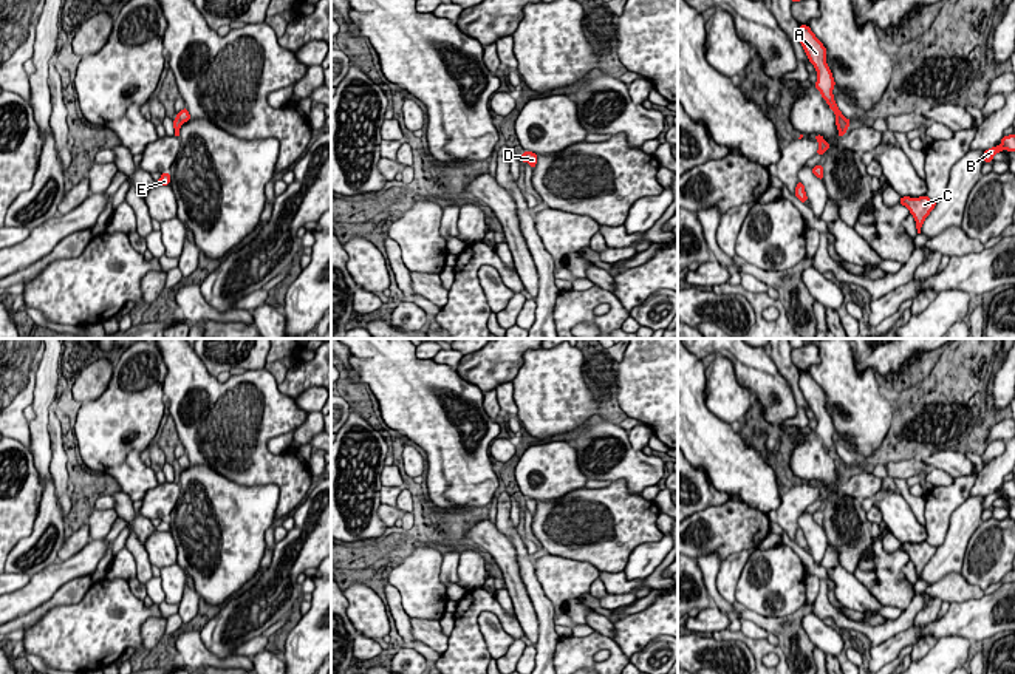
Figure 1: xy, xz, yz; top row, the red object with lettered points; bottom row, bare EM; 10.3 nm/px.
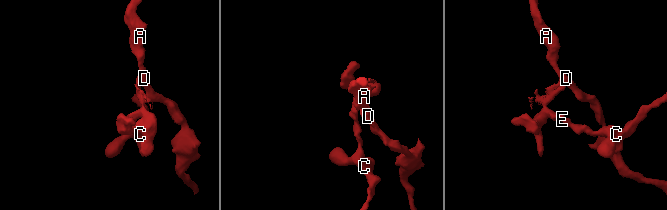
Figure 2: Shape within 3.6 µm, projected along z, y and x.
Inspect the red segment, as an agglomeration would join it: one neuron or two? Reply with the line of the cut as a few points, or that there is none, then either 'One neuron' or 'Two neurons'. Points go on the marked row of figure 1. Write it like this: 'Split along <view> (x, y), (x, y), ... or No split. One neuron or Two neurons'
Split along yz (844, 116), (837, 119). Two neurons

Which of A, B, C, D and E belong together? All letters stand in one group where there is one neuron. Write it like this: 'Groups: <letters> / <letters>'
Groups: A D / B C E

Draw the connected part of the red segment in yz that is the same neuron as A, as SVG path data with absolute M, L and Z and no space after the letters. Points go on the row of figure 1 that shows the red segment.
M800 25L798 39L809 62L817 70L815 88L820 91L822 97L826 100L829 108L834 111L836 117L837 119L843 117L842 111L836 105L834 94L832 94L836 82L826 63L826 48L823 46L820 39L815 37L811 28L806 25Z

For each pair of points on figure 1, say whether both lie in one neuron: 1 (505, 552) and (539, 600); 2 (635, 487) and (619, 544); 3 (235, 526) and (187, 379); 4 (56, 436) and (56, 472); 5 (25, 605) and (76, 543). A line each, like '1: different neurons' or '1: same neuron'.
1: different neurons
2: different neurons
3: different neurons
4: same neuron
5: different neurons

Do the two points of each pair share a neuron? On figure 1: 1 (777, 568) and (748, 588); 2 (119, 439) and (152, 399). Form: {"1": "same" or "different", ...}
{"1": "same", "2": "same"}

